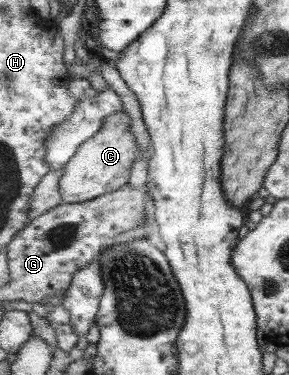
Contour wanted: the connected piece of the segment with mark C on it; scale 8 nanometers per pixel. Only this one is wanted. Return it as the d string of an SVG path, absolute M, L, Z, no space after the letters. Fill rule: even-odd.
M124 111L108 115L99 133L88 139L65 166L64 177L60 179L63 202L70 204L88 202L120 191L130 182L137 154L138 144L134 134L130 132L130 117Z

